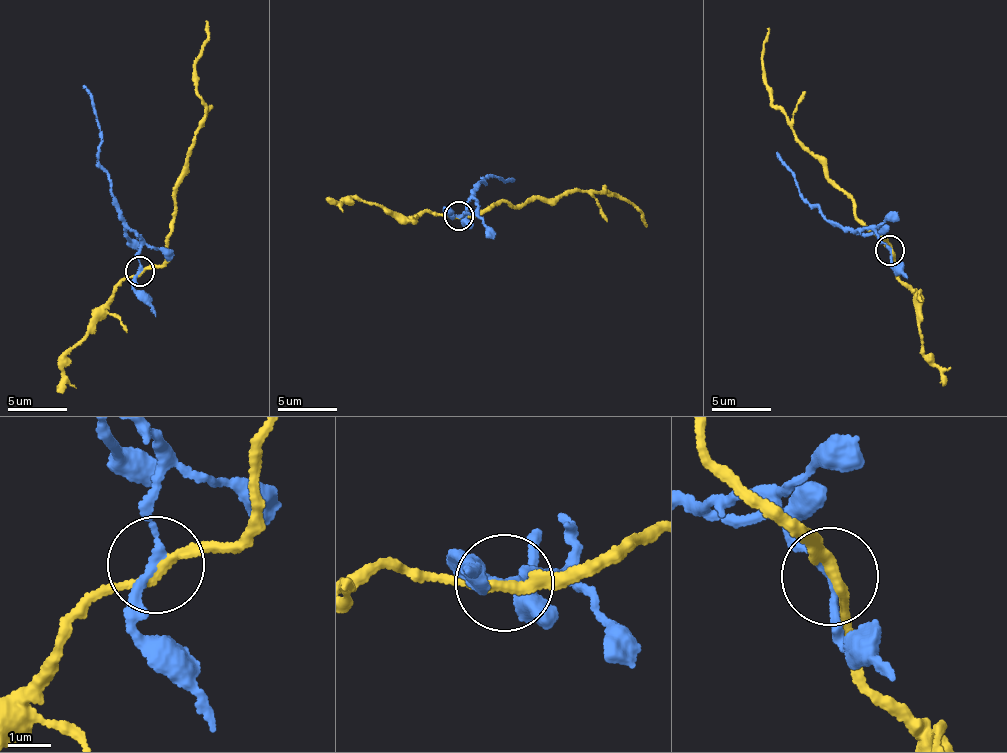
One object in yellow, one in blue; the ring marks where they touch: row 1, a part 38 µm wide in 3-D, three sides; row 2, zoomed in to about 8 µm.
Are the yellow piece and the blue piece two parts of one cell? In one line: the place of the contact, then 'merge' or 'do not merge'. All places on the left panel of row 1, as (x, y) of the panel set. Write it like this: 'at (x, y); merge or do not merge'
at (140, 271); do not merge

